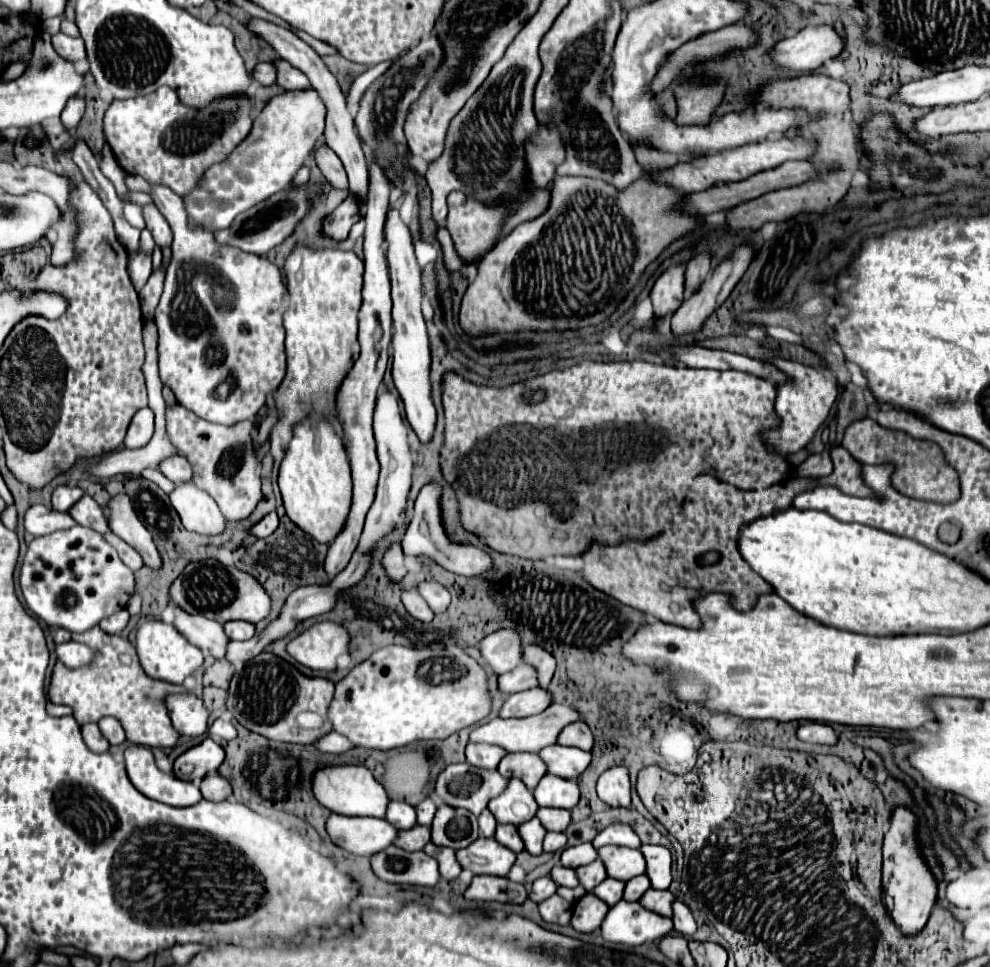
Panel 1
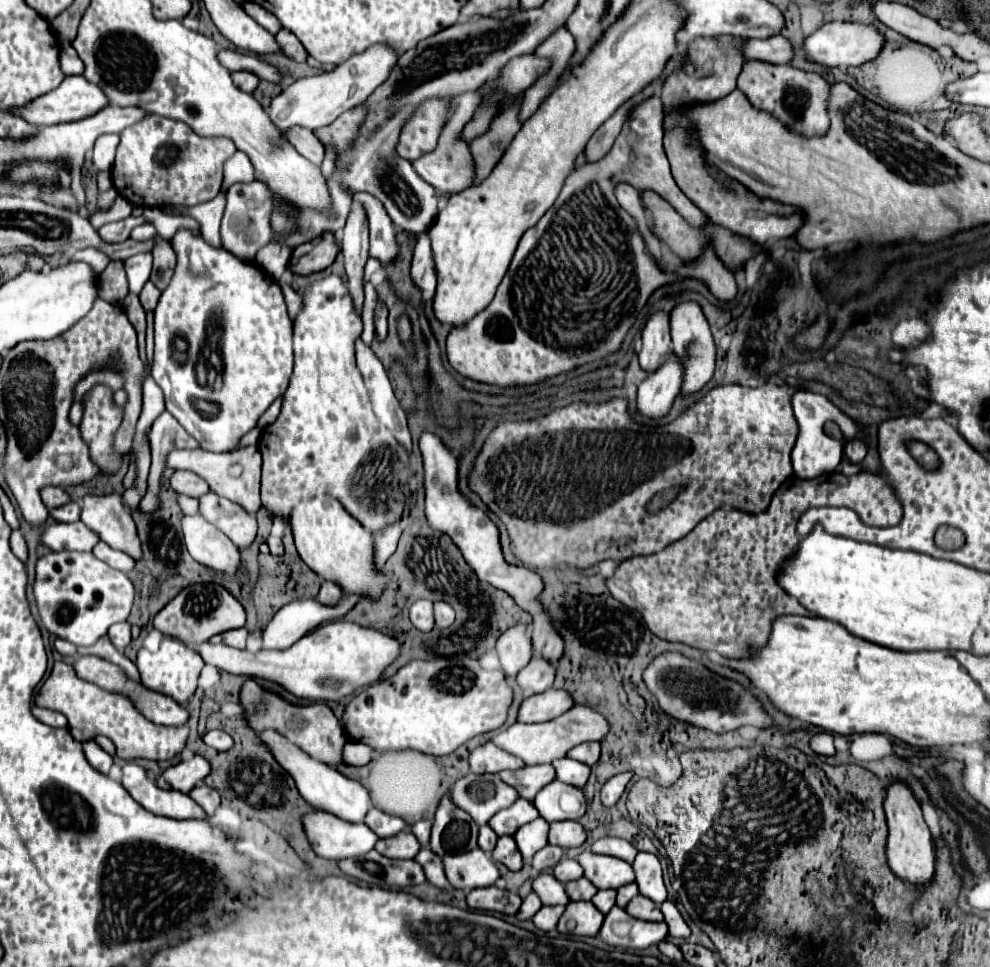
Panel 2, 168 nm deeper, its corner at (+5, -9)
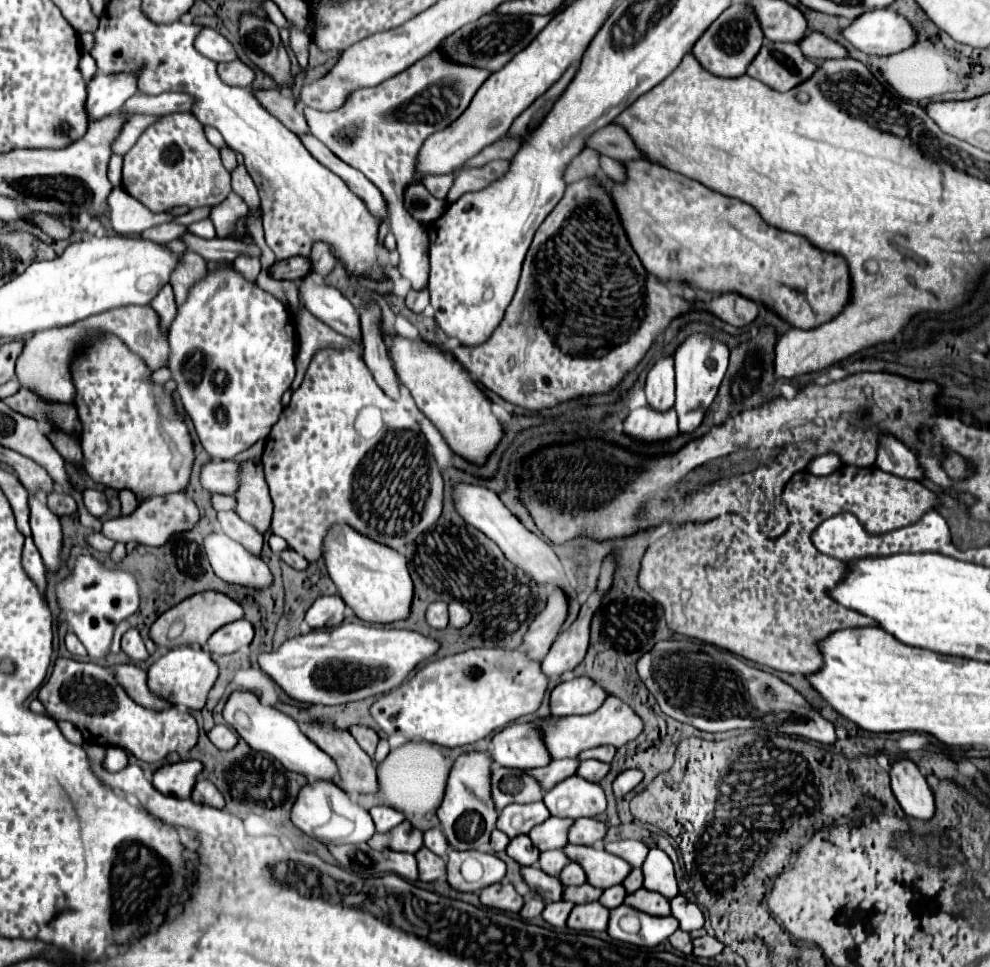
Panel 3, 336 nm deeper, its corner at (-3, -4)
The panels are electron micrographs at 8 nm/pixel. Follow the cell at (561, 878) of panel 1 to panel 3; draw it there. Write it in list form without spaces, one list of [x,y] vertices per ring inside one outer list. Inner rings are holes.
[[[532,865],[532,867],[522,867],[520,869],[522,879],[528,883],[528,887],[540,895],[544,901],[560,901],[562,895],[562,883],[558,883],[558,877],[550,877],[544,871],[540,871],[540,867]]]

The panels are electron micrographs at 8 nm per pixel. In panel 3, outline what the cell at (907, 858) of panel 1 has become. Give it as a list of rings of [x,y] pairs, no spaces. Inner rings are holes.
[[[910,759],[894,761],[890,767],[892,791],[908,817],[928,821],[934,815],[934,795],[920,773],[918,765]]]

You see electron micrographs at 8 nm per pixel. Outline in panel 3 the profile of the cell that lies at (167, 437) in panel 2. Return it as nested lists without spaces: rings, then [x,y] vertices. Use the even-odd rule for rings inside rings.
[[[172,493],[172,495],[162,495],[162,497],[152,497],[138,505],[138,509],[130,517],[118,517],[118,519],[108,519],[102,525],[102,533],[110,537],[112,541],[122,541],[122,543],[140,543],[140,545],[150,545],[150,547],[160,547],[172,539],[172,535],[190,531],[200,523],[200,513],[198,507],[188,501],[184,493]]]

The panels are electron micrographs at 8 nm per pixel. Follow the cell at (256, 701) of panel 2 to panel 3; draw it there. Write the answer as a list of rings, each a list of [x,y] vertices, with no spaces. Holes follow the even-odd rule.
[[[312,723],[306,729],[306,735],[324,751],[328,753],[336,767],[338,767],[338,777],[336,783],[350,795],[358,793],[358,795],[368,795],[368,793],[376,793],[378,791],[378,777],[376,777],[376,765],[374,761],[360,749],[360,745],[356,743],[356,739],[348,733],[348,731],[338,731],[334,727],[328,725],[320,725],[320,723]]]

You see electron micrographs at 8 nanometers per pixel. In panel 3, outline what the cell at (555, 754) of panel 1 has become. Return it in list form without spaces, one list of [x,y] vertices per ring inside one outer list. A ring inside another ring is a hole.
[[[582,761],[578,767],[578,775],[594,783],[600,783],[608,775],[608,771],[610,771],[610,763],[602,763],[602,761]]]

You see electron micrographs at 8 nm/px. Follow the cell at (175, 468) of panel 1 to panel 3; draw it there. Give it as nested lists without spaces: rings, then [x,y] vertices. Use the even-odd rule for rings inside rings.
[[[210,461],[200,473],[202,487],[206,487],[212,493],[232,495],[240,487],[240,463],[242,461]]]

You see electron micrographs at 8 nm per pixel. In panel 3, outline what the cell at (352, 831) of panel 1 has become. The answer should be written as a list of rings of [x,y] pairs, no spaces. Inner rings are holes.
[[[310,781],[300,789],[298,799],[292,807],[292,823],[306,835],[326,845],[328,843],[336,843],[336,845],[364,843],[376,833],[370,813],[364,807],[360,807],[356,801],[352,801],[348,793],[344,793],[338,785],[330,781]]]

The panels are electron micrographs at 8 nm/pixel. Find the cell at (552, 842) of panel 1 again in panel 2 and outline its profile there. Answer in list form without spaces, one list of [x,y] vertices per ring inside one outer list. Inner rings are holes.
[[[544,846],[542,850],[538,850],[536,854],[534,854],[534,860],[532,860],[532,868],[536,870],[536,872],[542,872],[542,870],[546,870],[546,868],[554,868],[558,862],[560,862],[560,858],[562,858],[562,848],[560,846]]]

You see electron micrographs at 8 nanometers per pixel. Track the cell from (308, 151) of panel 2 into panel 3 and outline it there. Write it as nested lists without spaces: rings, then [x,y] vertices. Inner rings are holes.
[[[252,89],[252,93],[264,105],[264,109],[268,109],[268,113],[272,113],[292,133],[308,133],[308,123],[304,115],[296,109],[294,99],[282,95],[278,89]]]

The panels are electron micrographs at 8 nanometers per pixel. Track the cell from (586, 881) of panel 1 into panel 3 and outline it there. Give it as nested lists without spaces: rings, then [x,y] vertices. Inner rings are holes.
[[[588,883],[580,885],[580,887],[564,887],[562,899],[564,901],[572,901],[574,905],[582,905],[582,903],[592,903],[598,901],[598,897],[602,895],[602,889],[596,889]]]

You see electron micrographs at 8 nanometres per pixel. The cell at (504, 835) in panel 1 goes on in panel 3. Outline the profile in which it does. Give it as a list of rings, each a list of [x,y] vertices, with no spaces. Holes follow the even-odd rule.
[[[518,835],[518,837],[514,837],[514,839],[510,841],[506,853],[508,853],[514,861],[518,861],[520,865],[534,865],[534,863],[538,861],[538,857],[540,857],[538,847],[530,841],[528,835]]]

